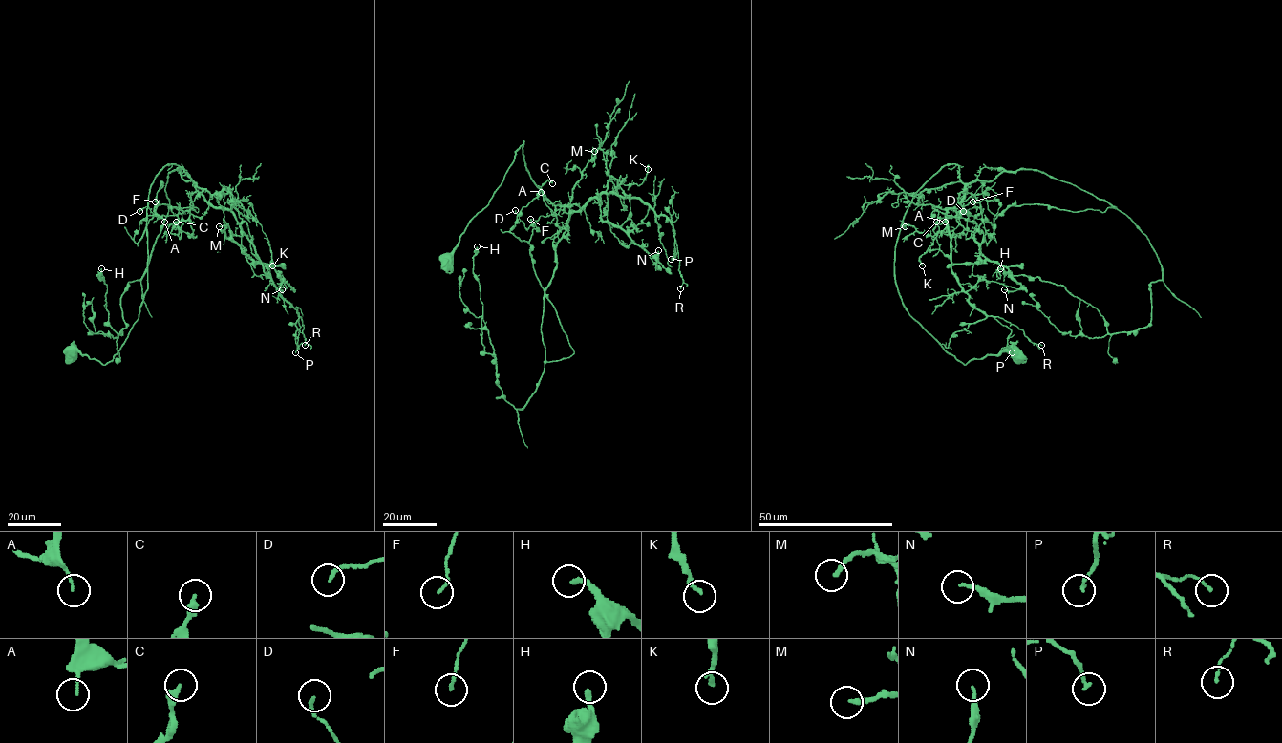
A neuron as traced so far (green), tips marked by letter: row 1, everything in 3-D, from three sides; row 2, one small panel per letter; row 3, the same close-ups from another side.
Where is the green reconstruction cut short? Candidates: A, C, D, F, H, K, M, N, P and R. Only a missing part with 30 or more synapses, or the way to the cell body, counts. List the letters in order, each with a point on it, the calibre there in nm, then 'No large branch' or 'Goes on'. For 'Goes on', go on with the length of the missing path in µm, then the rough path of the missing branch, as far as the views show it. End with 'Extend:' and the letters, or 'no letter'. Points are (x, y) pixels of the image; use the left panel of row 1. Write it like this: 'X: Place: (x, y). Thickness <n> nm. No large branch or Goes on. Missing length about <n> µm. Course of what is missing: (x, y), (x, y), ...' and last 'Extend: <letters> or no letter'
A: Place: (164, 222). Thickness 110 nm. No large branch
C: Place: (176, 222). Thickness 360 nm. No large branch
D: Place: (139, 211). Thickness 160 nm. No large branch
F: Place: (155, 201). Thickness 140 nm. No large branch
H: Place: (101, 268). Thickness 220 nm. No large branch
K: Place: (272, 265). Thickness 180 nm. No large branch
M: Place: (219, 226). Thickness 190 nm. No large branch
N: Place: (282, 289). Thickness 160 nm. No large branch
P: Place: (295, 352). Thickness 160 nm. No large branch
R: Place: (305, 345). Thickness 110 nm. No large branch
Extend: no letter

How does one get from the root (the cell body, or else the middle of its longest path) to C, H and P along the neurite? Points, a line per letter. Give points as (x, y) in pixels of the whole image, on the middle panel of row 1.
C: (448, 259), (523, 141), (534, 183), (571, 212), (566, 228), (543, 199), (541, 185), (552, 183)
H: (448, 259), (523, 141), (531, 179), (569, 219), (544, 294), (544, 372), (522, 409), (497, 398), (477, 246)
P: (448, 259), (523, 141), (526, 170), (554, 204), (578, 211), (603, 193), (640, 198), (670, 222), (671, 259)

